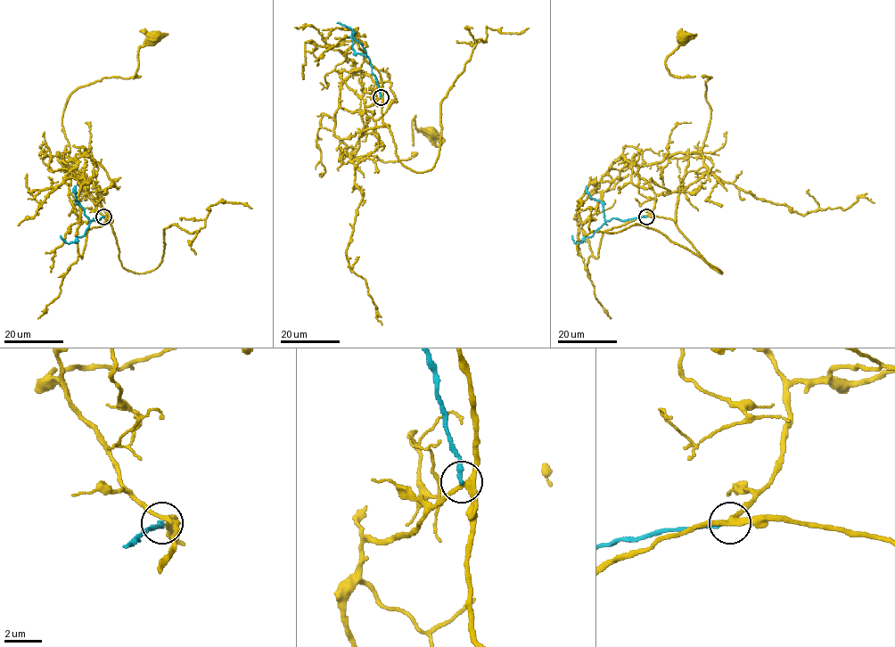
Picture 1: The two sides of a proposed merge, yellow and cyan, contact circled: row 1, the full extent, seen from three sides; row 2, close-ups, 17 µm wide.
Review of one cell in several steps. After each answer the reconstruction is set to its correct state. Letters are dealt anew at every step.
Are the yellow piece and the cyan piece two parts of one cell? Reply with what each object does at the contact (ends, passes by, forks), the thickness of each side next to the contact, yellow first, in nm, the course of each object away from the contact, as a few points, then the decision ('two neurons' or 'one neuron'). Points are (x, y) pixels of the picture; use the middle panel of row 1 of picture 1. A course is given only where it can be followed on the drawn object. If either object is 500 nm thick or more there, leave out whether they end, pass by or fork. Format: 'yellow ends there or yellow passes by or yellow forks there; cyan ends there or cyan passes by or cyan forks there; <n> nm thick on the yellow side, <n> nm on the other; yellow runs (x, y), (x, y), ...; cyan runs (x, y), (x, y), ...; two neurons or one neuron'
yellow forks there; cyan ends there; 240 nm thick on the yellow side, 240 nm on the other; yellow runs (381, 96), (365, 107), (362, 130), (338, 138), (339, 160), (411, 159), (415, 116), (431, 134); cyan runs (381, 96), (365, 50), (353, 36), (352, 30), (337, 23); two neurons

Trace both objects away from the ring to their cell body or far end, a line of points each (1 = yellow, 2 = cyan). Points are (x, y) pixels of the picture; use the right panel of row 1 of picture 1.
1: (646, 216), (656, 194), (680, 188), (709, 125), (711, 77), (666, 67), (683, 36)
2: (646, 217), (622, 221), (612, 218), (579, 242), (575, 243), (572, 235)

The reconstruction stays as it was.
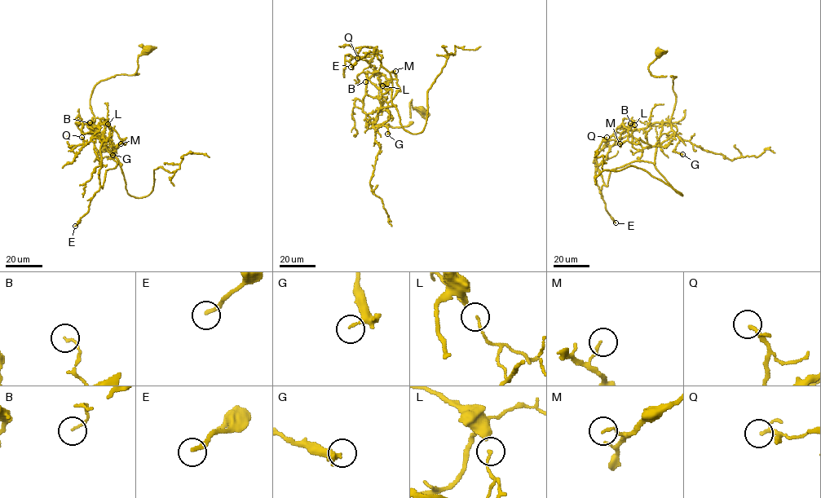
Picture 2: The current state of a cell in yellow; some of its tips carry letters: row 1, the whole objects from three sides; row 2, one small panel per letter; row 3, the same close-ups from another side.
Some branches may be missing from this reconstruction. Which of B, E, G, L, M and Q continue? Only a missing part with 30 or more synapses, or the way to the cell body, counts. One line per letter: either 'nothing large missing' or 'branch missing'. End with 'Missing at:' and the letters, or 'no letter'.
B: nothing large missing
E: nothing large missing
G: nothing large missing
L: nothing large missing
M: nothing large missing
Q: nothing large missing
Missing at: no letter

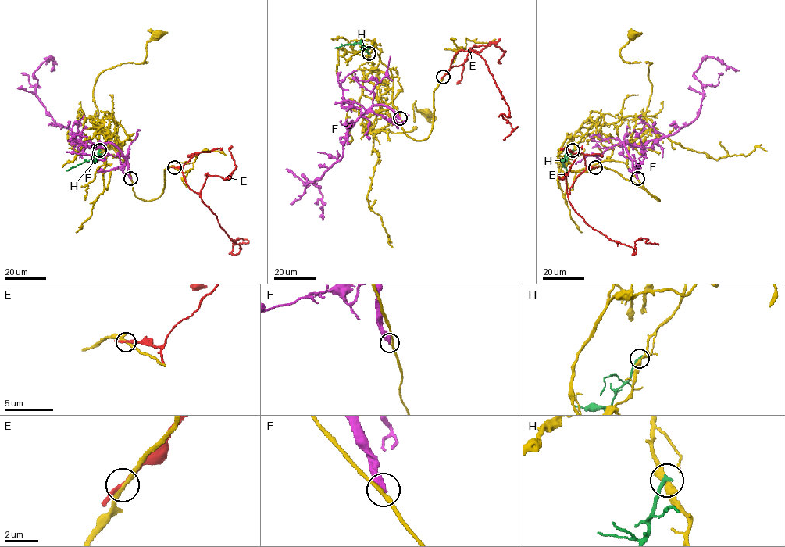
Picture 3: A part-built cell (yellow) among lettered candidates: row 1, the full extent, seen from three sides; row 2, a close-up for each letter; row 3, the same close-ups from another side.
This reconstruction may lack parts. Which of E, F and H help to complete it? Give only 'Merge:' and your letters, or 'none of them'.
Merge: none of them

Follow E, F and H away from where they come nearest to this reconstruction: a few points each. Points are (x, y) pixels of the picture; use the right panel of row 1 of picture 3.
E: (595, 167), (583, 172), (569, 189), (572, 209), (594, 229), (634, 248), (633, 255), (641, 238), (658, 244)
F: (637, 178), (624, 142), (642, 145), (690, 124), (700, 110), (703, 94), (694, 73), (707, 57), (739, 70)
H: (572, 150), (568, 159), (562, 161), (567, 170)

